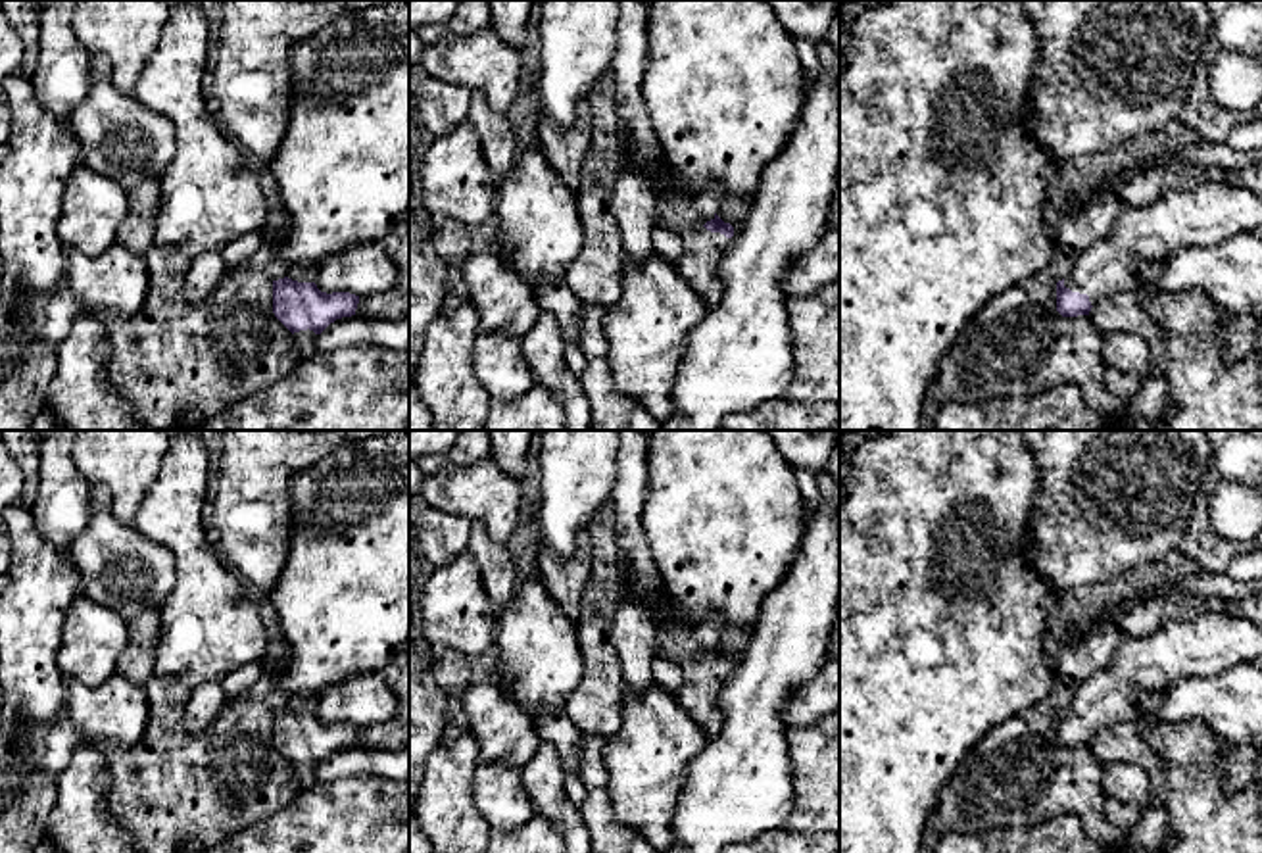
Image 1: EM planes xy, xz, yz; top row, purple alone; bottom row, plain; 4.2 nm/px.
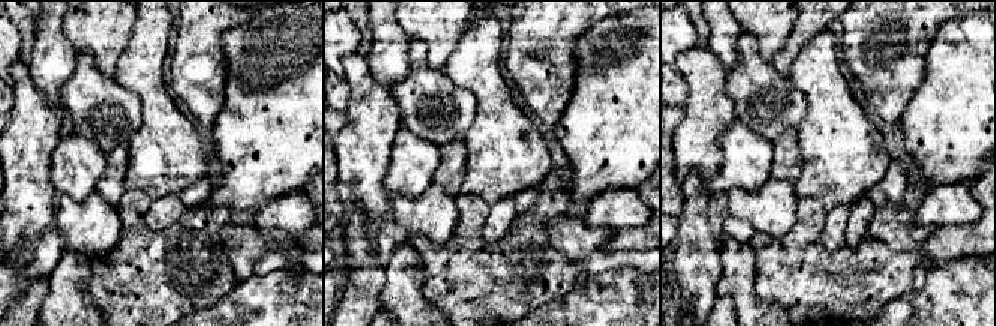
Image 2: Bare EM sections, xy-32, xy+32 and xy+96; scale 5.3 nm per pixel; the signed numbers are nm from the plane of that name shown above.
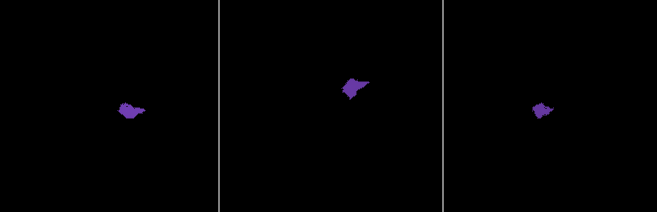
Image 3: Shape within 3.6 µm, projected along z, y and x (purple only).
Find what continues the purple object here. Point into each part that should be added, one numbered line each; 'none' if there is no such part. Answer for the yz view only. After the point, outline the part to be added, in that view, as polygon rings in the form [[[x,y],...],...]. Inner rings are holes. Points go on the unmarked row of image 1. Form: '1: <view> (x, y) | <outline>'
1: yz (1209, 642) | [[[1214,609],[1193,615],[1168,615],[1154,632],[1124,642],[1110,665],[1081,684],[1064,709],[1064,717],[1087,724],[1091,736],[1095,736],[1118,722],[1137,722],[1137,697],[1141,692],[1160,690],[1183,678],[1218,676],[1254,657],[1262,657],[1262,626],[1250,621]]]

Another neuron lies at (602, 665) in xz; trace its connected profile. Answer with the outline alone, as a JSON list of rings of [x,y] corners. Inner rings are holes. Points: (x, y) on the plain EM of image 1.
[[[611,500],[590,519],[586,534],[592,542],[592,580],[576,621],[584,678],[569,694],[563,711],[582,734],[611,736],[620,728],[624,674],[611,642],[613,622],[605,603],[626,596],[626,571],[615,534]]]

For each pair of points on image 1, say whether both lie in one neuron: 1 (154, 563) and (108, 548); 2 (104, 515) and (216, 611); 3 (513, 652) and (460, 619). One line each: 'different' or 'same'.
1: same
2: different
3: different

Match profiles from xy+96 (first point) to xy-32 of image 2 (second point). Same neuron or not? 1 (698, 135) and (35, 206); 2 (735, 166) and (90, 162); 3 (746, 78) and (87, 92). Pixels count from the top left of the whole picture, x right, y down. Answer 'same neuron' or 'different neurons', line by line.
1: same neuron
2: same neuron
3: same neuron

